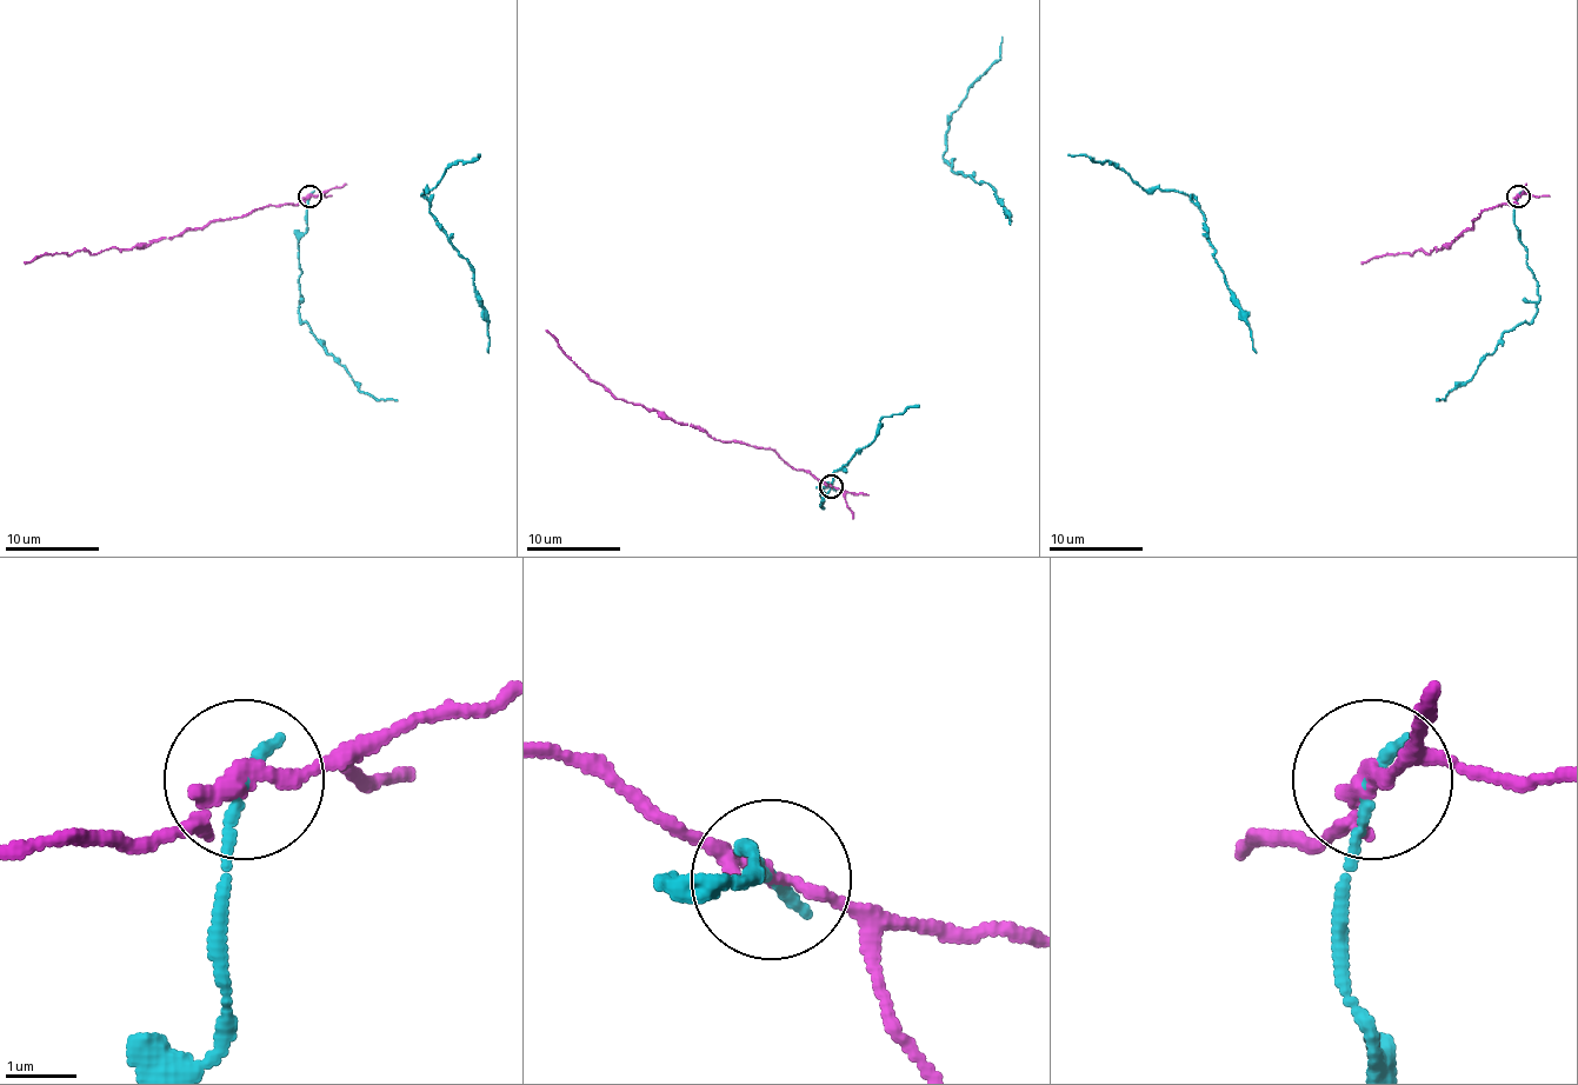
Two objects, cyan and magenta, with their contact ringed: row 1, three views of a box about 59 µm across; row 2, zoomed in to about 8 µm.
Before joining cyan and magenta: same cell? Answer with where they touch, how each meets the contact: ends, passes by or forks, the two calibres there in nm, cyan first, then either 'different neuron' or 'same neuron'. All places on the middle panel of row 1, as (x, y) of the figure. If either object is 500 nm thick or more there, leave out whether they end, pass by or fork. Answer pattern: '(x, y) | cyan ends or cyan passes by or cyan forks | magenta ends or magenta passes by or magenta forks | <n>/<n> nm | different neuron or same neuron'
(831, 486) | cyan ends | magenta passes by | 160/240 nm | different neuron

